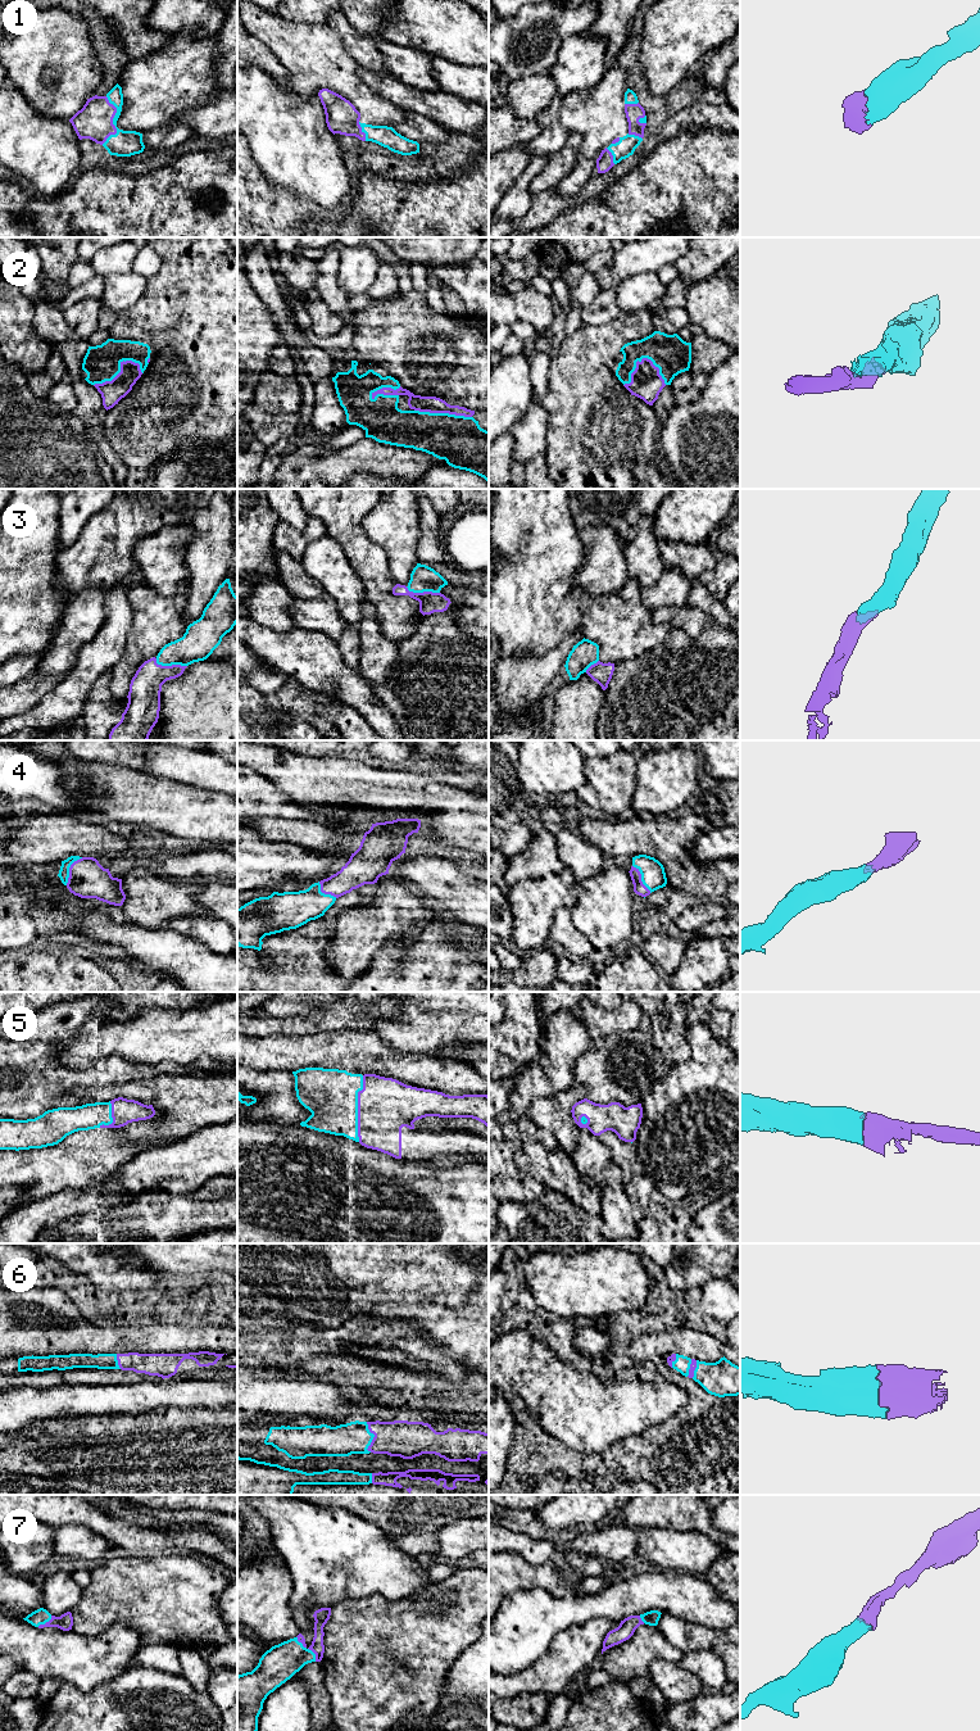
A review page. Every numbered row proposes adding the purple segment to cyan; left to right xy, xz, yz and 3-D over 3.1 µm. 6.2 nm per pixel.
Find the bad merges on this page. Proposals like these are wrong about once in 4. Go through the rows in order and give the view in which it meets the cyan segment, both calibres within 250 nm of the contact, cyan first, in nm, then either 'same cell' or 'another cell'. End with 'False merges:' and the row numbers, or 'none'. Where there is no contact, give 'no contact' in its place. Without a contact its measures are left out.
1: xy | 160/220 nm | same cell
2: yz | 240/200 nm | same cell
3: xy | 220/200 nm | same cell
4: xy | 70/240 nm | same cell
5: xz | 340/340 nm | same cell
6: xz | 200/220 nm | same cell
7: xy | 100/100 nm | same cell
False merges: none

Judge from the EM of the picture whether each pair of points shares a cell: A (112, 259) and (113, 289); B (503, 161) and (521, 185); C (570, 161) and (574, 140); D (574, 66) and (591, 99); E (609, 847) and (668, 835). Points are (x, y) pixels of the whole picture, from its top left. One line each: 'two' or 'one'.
A: two
B: two
C: one
D: two
E: one

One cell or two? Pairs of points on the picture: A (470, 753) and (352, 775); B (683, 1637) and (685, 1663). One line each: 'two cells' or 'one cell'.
A: two cells
B: two cells

